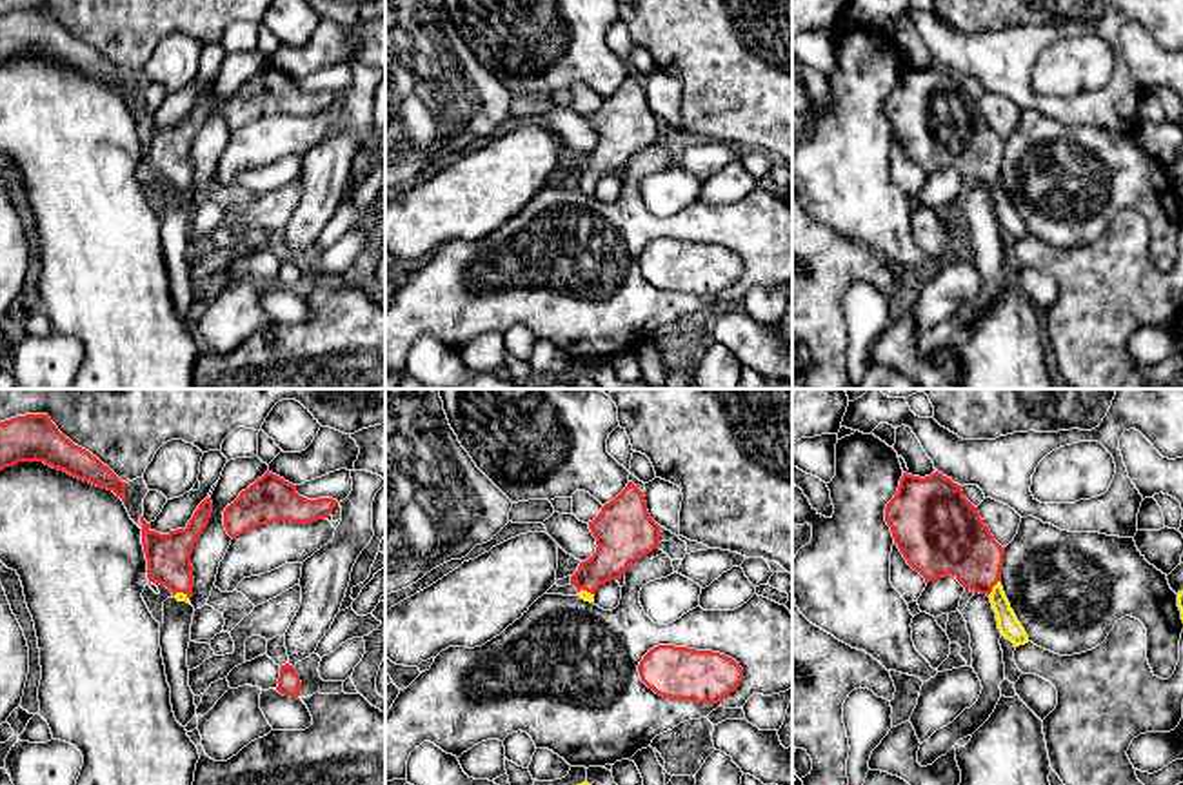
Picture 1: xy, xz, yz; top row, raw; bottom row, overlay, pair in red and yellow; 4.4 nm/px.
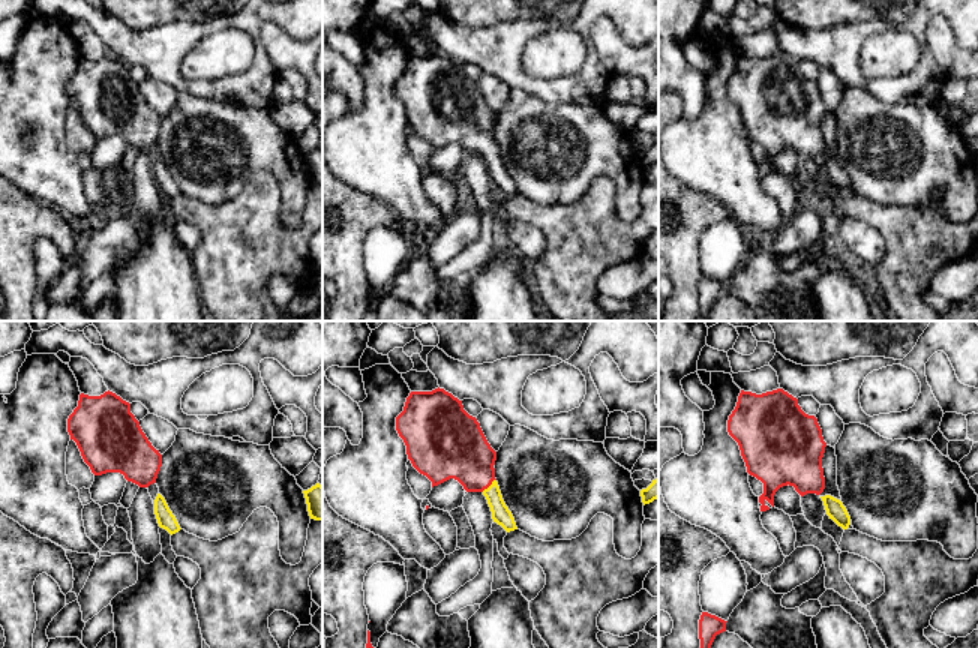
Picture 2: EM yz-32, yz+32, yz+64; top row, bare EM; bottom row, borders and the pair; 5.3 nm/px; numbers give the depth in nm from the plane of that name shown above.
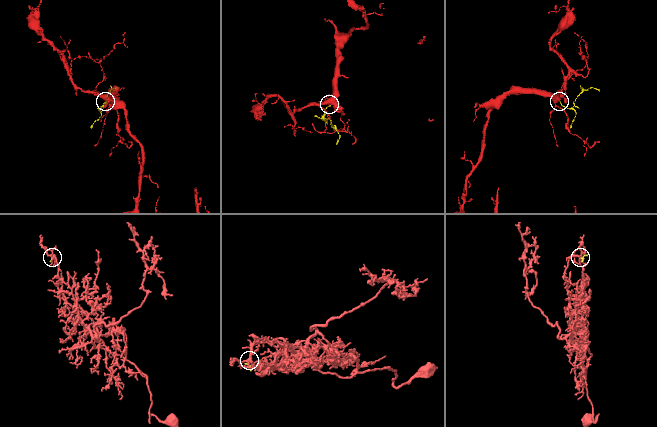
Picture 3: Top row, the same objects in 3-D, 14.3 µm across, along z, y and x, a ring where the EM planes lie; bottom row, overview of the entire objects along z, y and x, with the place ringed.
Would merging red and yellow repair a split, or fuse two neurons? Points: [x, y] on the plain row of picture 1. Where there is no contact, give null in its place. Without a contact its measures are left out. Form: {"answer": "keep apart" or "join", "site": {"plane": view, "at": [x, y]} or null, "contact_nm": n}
{"answer": "join", "site": {"plane": "yz", "at": [993, 178]}, "contact_nm": 90}

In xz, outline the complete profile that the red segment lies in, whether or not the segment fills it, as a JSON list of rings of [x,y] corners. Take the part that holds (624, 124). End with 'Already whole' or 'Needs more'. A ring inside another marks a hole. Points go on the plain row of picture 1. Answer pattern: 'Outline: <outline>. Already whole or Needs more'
Outline: [[[629,75],[601,105],[589,114],[596,131],[596,145],[580,156],[571,178],[585,194],[594,194],[596,184],[618,173],[641,149],[660,138],[660,118],[651,111],[643,85]]]. Needs more

